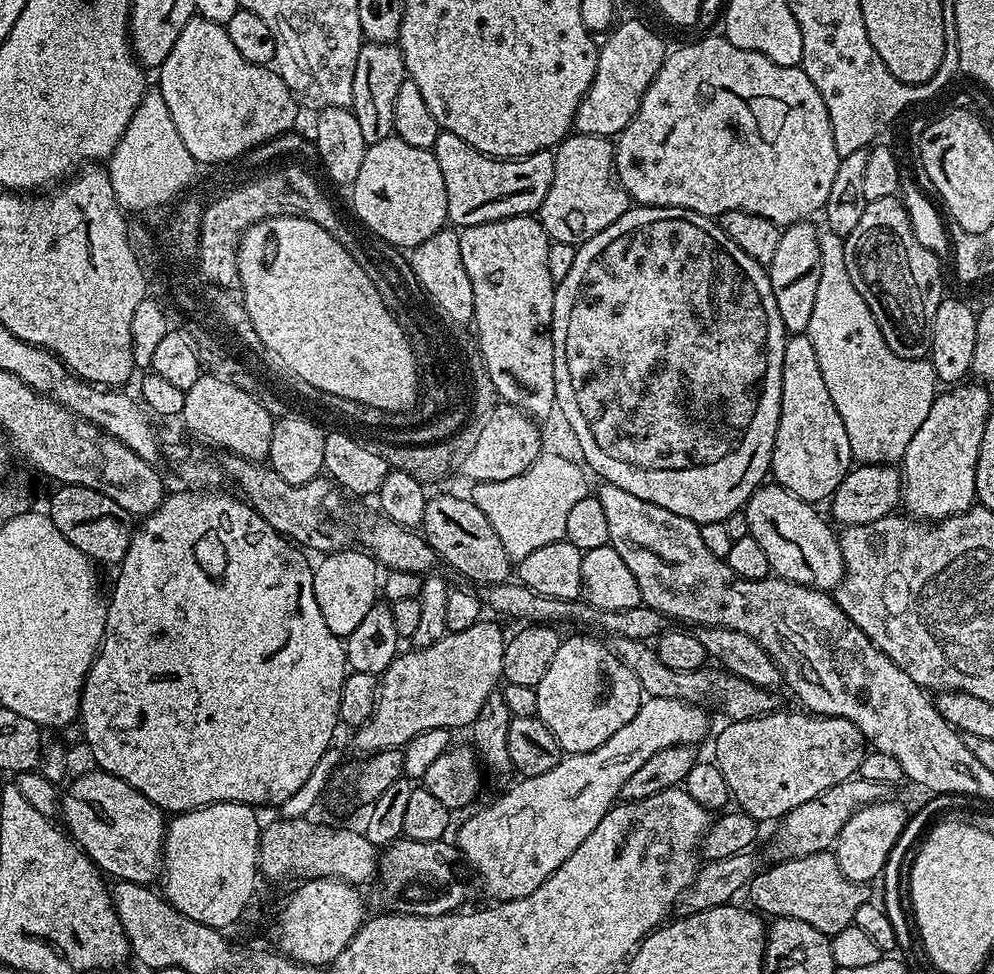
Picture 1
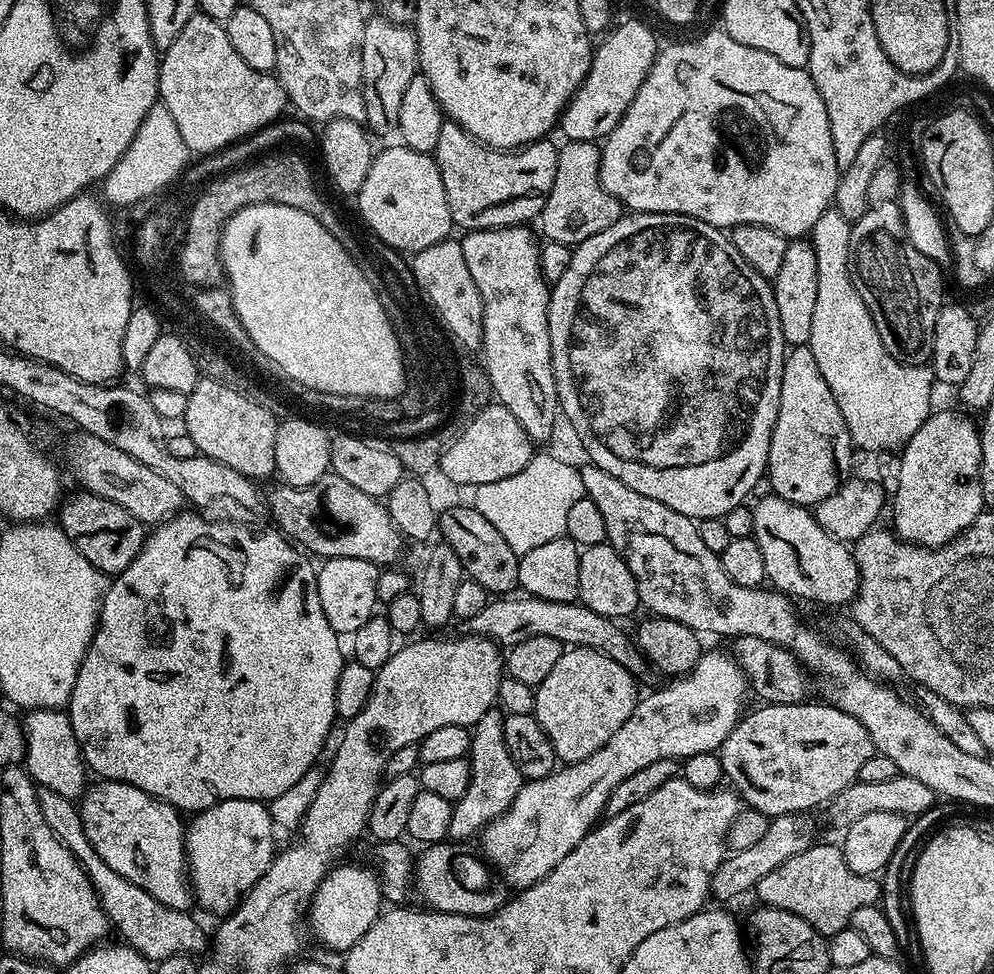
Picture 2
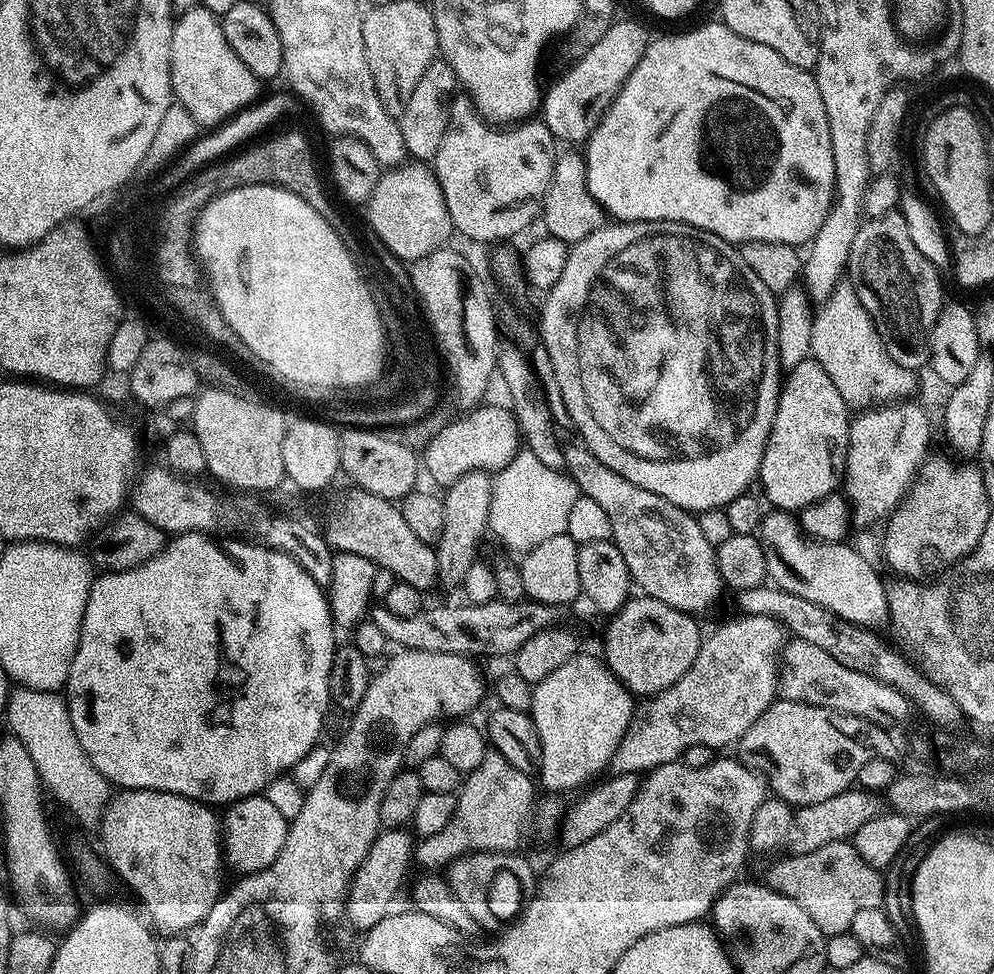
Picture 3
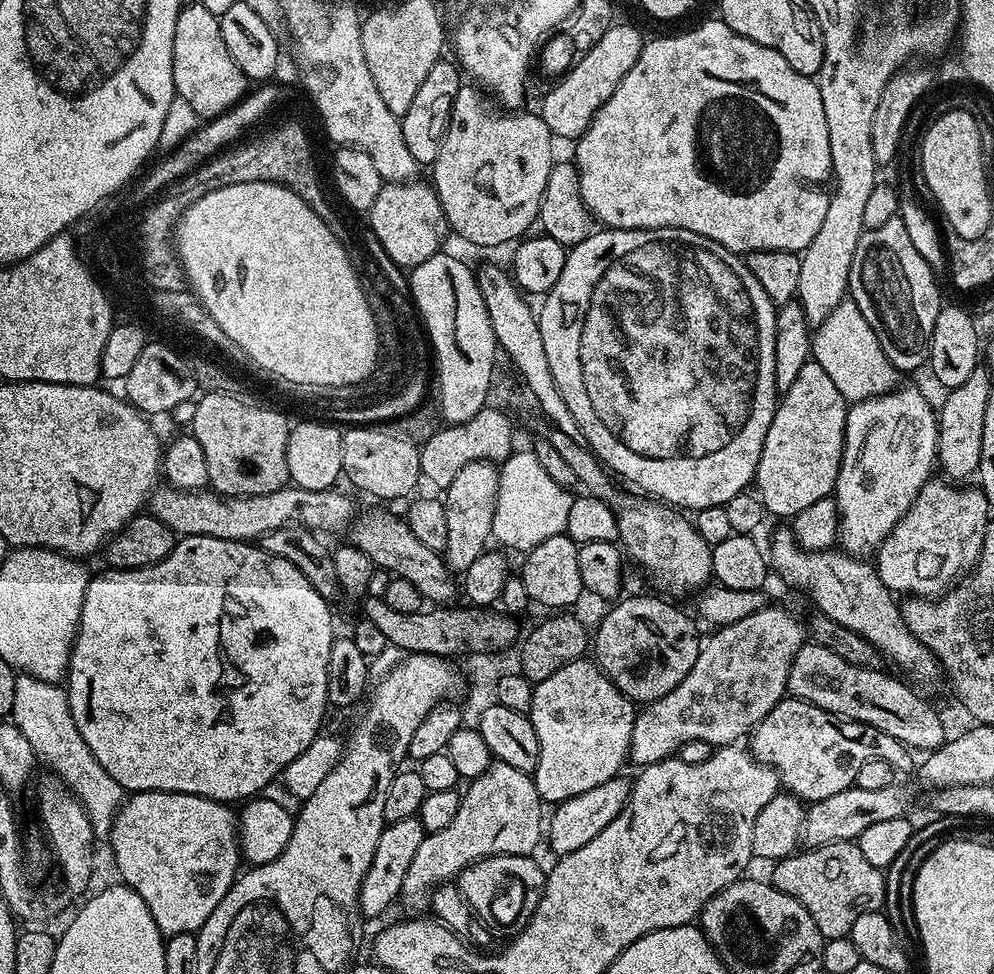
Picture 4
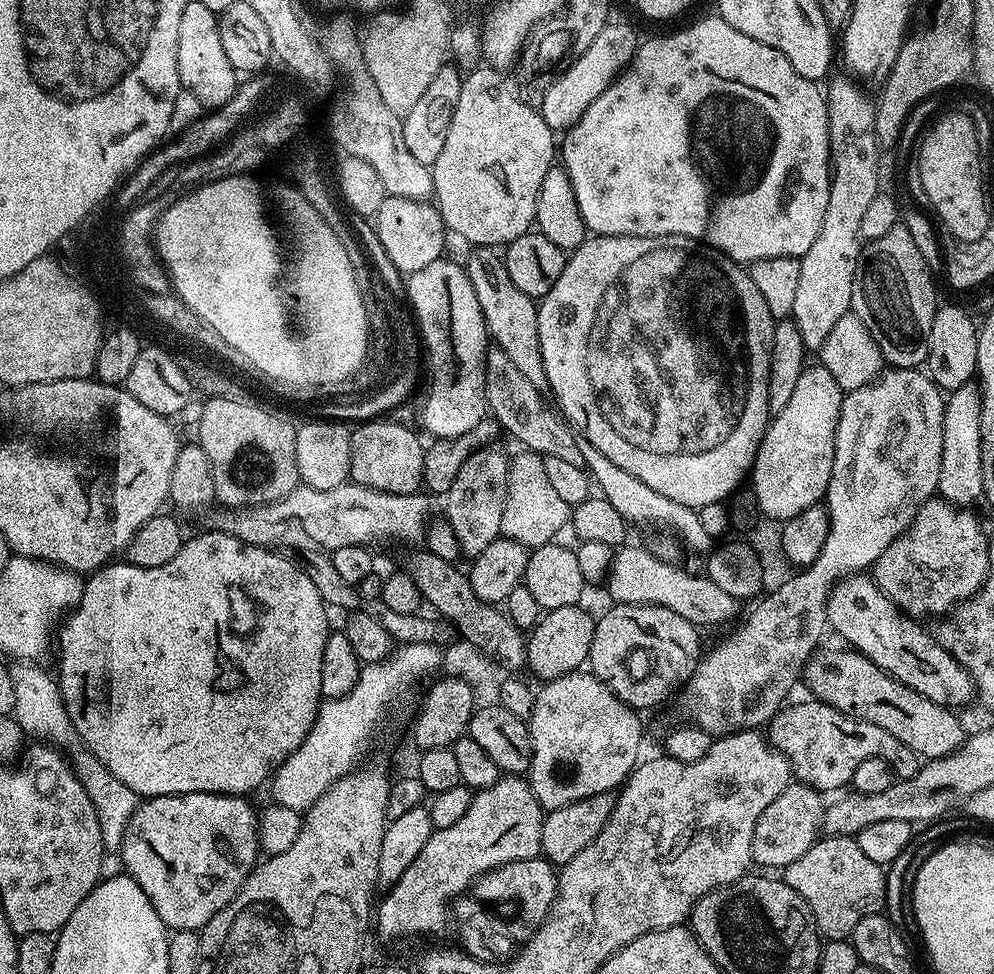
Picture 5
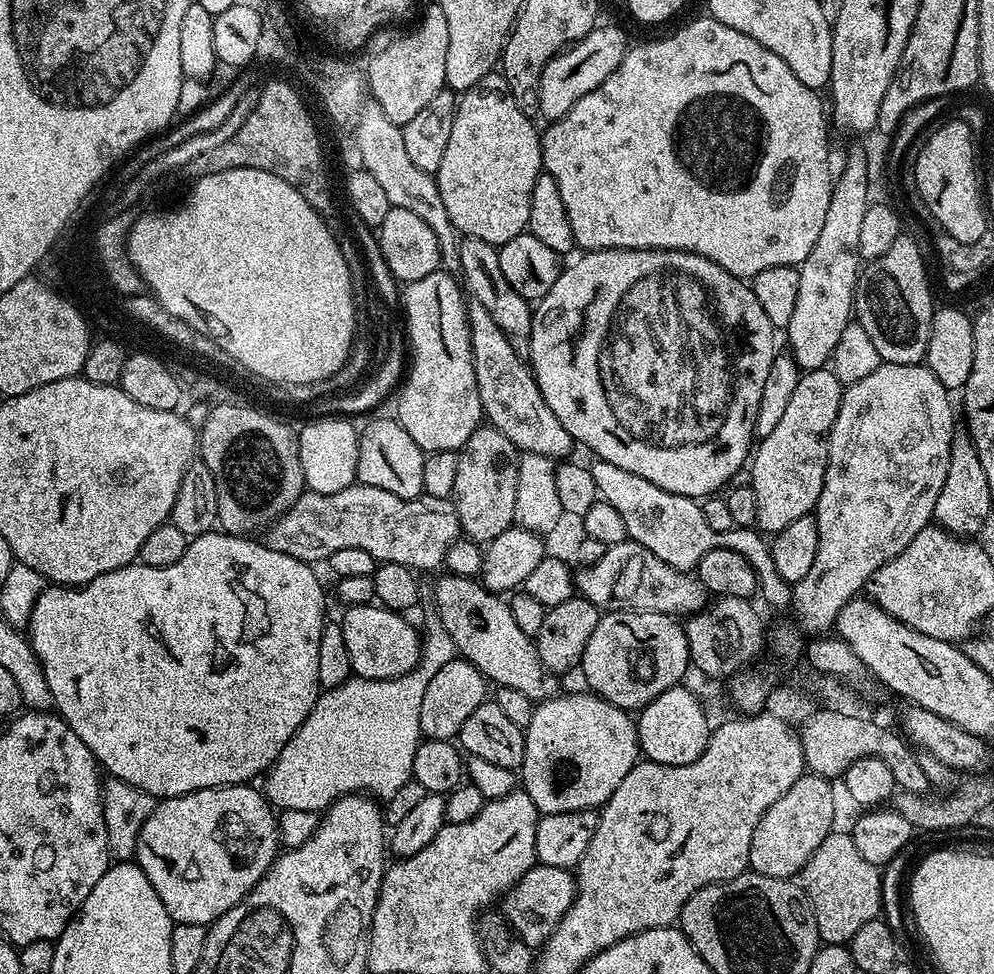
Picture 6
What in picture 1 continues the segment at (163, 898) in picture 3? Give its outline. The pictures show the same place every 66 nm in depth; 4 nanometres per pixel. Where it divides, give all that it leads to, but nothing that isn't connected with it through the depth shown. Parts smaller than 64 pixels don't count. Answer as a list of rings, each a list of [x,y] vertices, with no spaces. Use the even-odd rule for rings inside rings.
[[[91,770],[85,776],[80,776],[68,789],[63,789],[60,797],[59,815],[64,816],[63,827],[67,835],[76,841],[76,845],[96,863],[101,873],[115,878],[117,881],[129,880],[135,884],[153,883],[152,879],[159,877],[162,872],[162,857],[164,854],[164,830],[166,827],[165,813],[150,802],[134,786],[122,782],[109,772]]]

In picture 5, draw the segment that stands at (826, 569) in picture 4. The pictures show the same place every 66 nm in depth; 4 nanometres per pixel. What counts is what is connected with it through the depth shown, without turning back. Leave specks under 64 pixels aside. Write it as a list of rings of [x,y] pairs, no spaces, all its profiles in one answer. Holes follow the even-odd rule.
[[[868,574],[846,576],[838,581],[828,596],[828,623],[860,655],[874,662],[898,682],[918,690],[930,702],[938,702],[953,710],[973,703],[972,679],[957,660],[907,612],[901,612],[892,599],[877,586]]]

